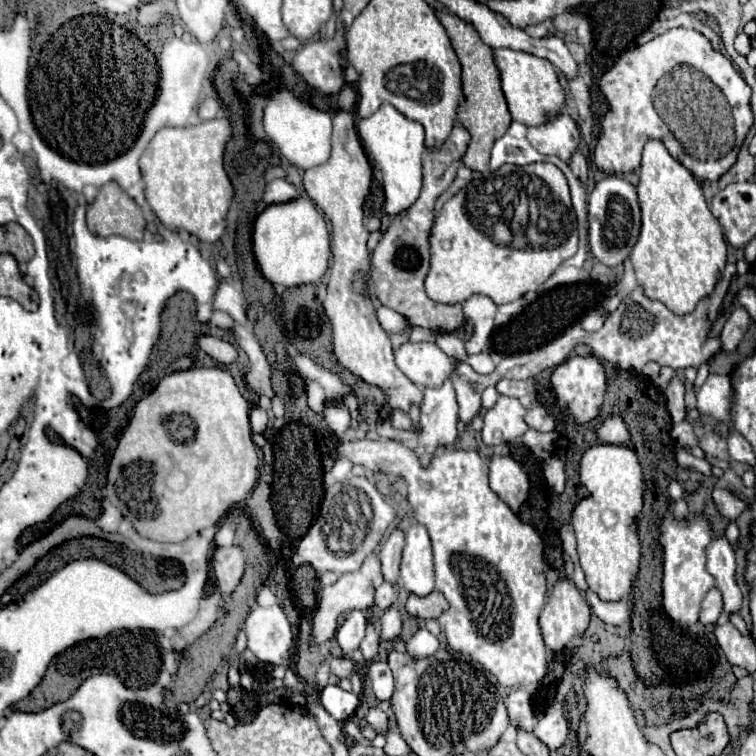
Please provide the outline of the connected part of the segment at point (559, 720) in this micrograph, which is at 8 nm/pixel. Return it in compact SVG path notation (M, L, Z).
M562 701L556 703L556 707L546 713L538 725L534 727L534 735L544 743L548 745L548 749L560 749L568 737L568 721L566 717L562 715Z

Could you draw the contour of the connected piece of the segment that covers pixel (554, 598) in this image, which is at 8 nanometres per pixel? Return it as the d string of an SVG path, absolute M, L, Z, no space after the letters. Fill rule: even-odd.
M562 577L550 591L540 615L540 629L550 649L558 651L590 625L590 607L574 581Z

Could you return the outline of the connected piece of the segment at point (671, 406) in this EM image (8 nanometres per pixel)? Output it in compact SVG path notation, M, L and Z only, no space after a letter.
M674 377L668 385L668 389L664 392L666 398L667 409L670 411L671 426L674 427L678 421L682 421L686 417L686 409L684 409L685 386L678 377Z

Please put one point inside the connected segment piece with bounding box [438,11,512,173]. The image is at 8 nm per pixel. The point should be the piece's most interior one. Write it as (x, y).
(484, 113)

